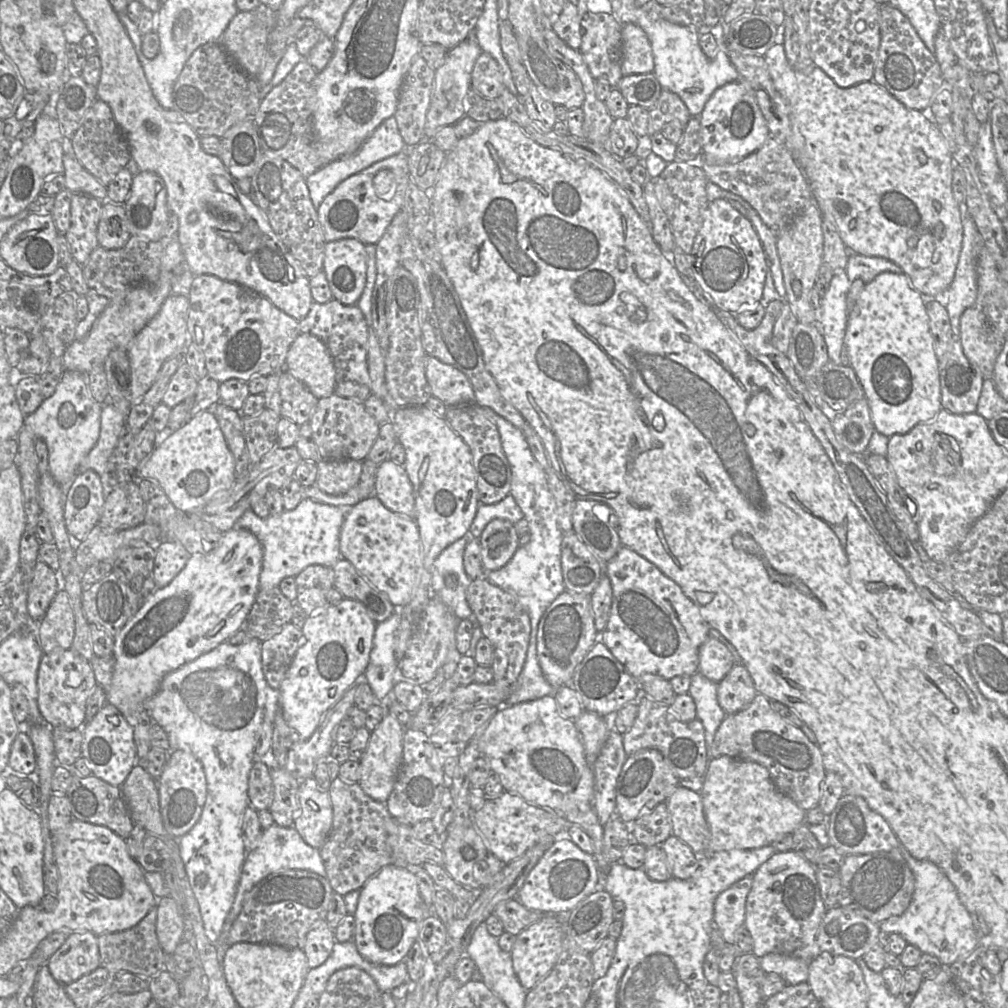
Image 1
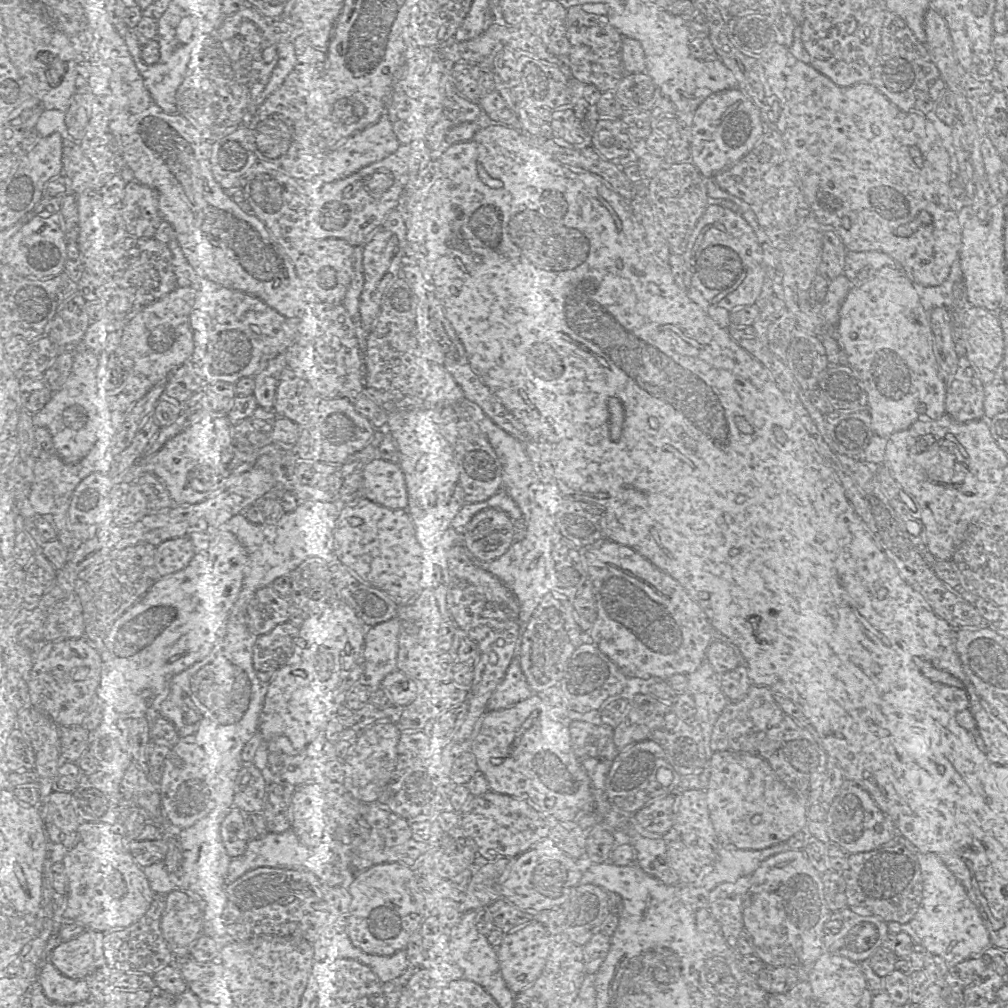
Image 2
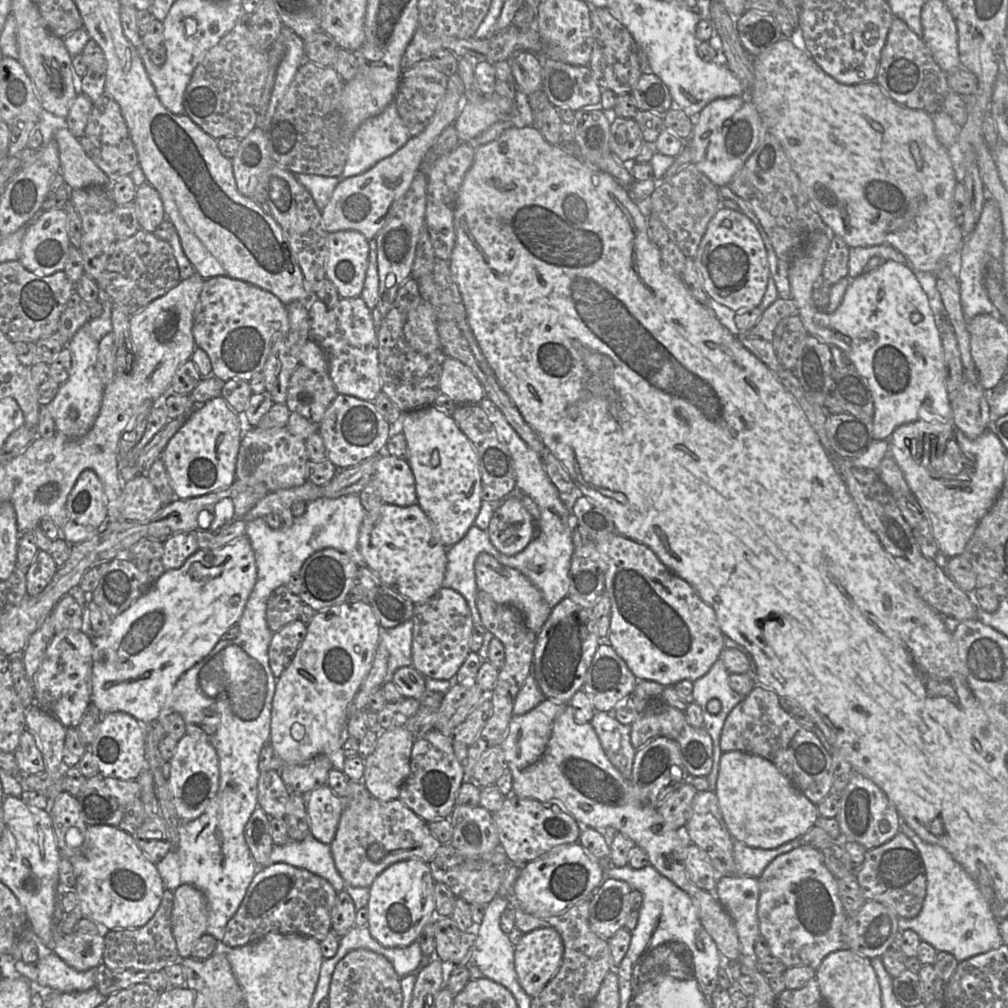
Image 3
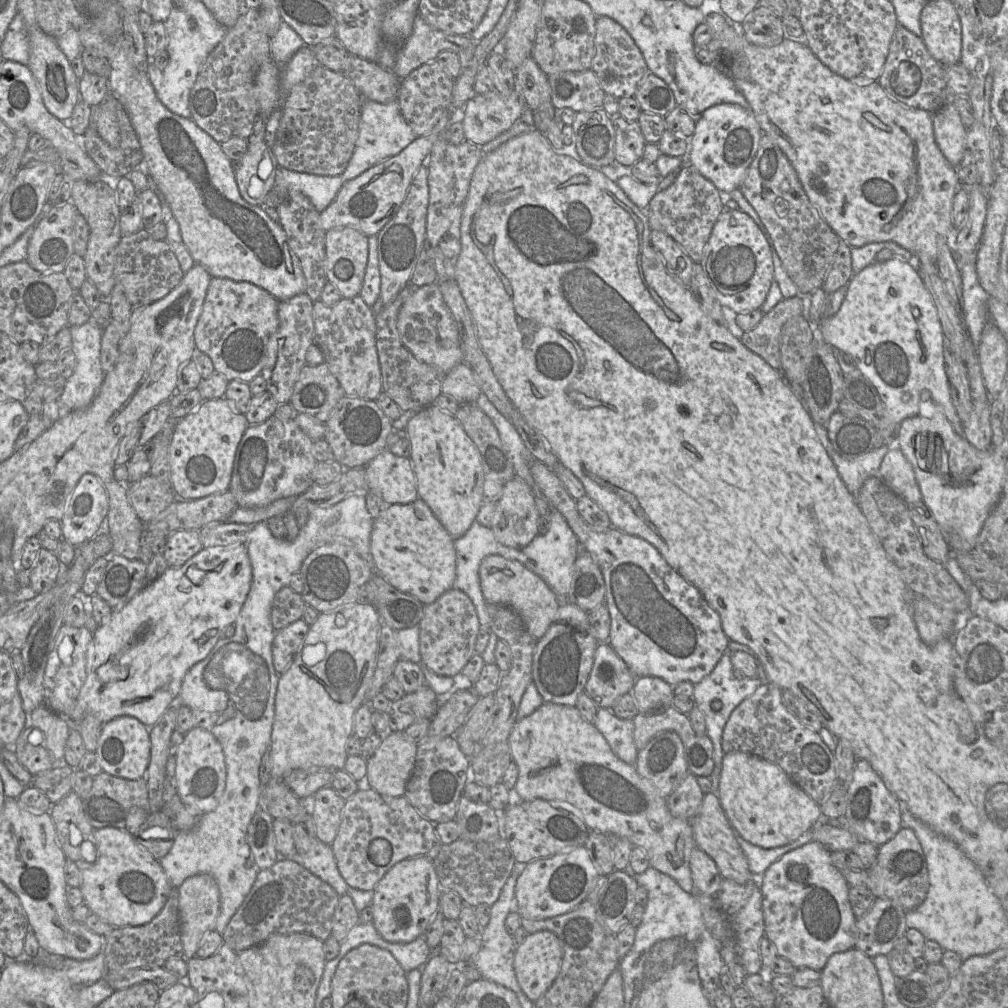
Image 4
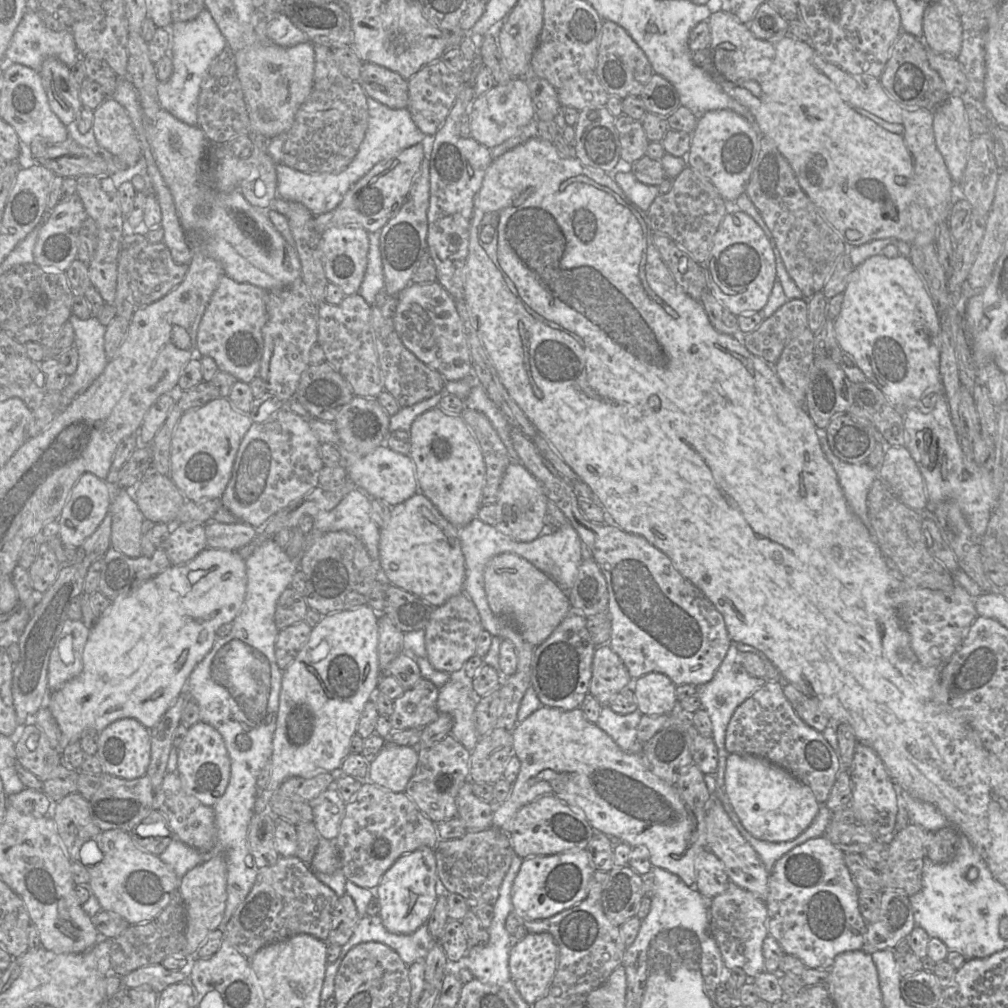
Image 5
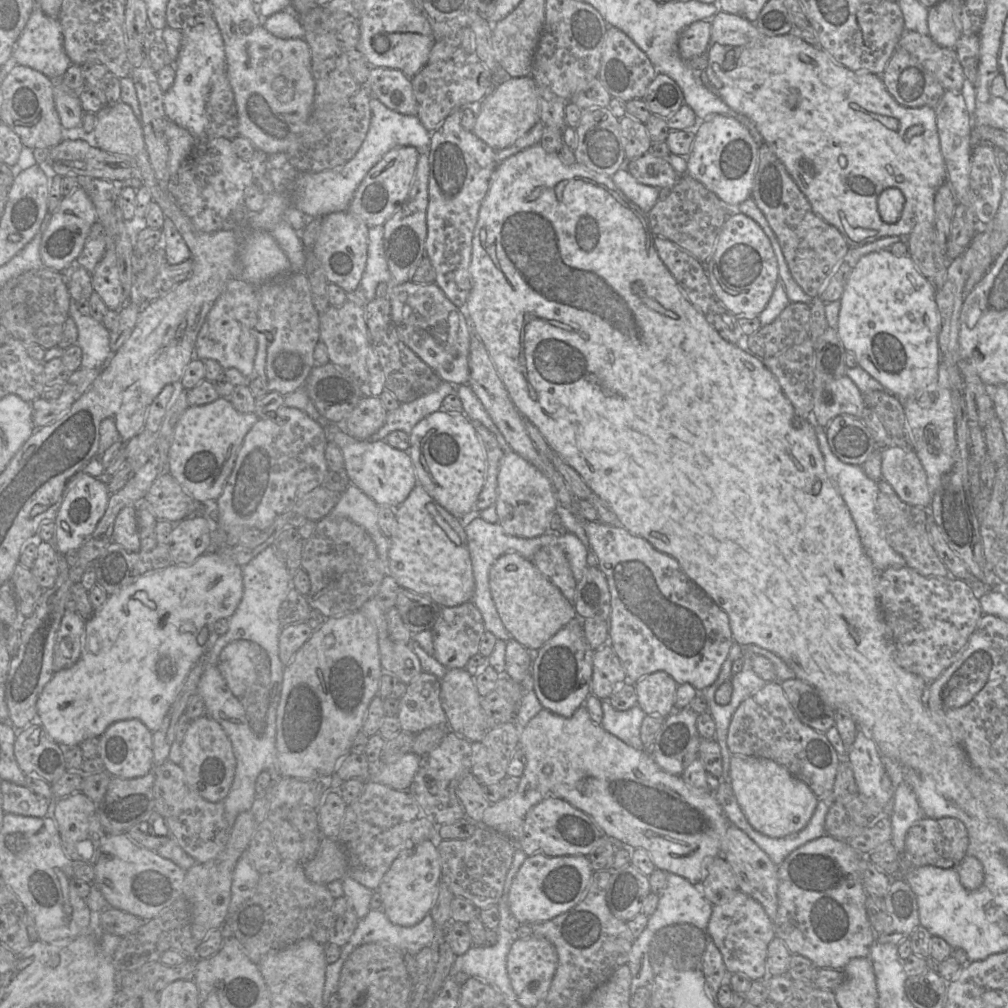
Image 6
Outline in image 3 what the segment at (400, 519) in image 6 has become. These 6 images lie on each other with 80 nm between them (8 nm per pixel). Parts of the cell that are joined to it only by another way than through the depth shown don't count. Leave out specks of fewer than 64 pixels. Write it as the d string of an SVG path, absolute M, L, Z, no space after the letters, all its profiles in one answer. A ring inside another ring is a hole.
M383 503L378 509L367 512L359 530L358 546L366 566L414 604L426 602L443 587L448 548L441 543L436 527L418 504L400 507Z

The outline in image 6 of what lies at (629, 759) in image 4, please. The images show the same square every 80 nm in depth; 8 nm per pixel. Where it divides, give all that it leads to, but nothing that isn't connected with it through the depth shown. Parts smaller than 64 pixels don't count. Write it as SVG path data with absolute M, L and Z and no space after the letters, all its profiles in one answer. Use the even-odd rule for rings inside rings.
M601 700L601 706L603 711L601 726L627 745L644 750L640 737L640 727L646 715L644 711L638 705L619 711L607 700Z

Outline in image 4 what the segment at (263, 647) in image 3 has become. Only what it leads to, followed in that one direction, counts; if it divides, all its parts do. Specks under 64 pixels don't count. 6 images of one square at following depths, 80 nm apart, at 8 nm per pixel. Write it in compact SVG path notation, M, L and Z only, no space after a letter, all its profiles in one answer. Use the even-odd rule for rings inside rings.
M355 493L331 507L316 508L309 512L306 524L300 528L298 536L292 542L275 538L266 522L253 525L246 541L252 567L252 583L243 607L234 622L235 633L232 637L218 640L208 656L192 666L183 678L179 698L192 710L195 726L210 731L221 744L227 771L226 785L216 808L200 816L198 823L192 829L177 830L171 849L158 861L174 888L179 888L186 878L197 874L209 874L215 879L220 892L220 911L215 930L221 935L250 892L260 870L247 843L247 829L253 815L259 809L262 787L259 780L259 766L263 754L270 746L275 696L280 677L273 666L272 657L272 642L276 631L272 626L270 614L275 594L289 585L292 575L300 571L303 561L310 552L333 541L352 542L370 569L377 572L370 549L373 521L366 507L364 493Z

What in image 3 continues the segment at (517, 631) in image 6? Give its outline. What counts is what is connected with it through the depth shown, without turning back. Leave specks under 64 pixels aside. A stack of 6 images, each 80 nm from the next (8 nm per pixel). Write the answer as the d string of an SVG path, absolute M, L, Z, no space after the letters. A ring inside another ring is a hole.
M481 552L477 556L474 570L478 590L490 594L497 603L507 604L517 608L521 612L526 626L534 633L539 633L549 617L552 608L545 601L541 592L525 575L514 568L502 565L486 552Z

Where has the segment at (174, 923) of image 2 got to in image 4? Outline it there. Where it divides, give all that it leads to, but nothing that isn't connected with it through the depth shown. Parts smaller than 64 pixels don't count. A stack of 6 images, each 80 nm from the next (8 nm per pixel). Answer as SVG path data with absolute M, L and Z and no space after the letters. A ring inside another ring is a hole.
M209 874L186 878L178 891L183 956L188 960L196 956L205 935L215 930L220 892L215 879Z

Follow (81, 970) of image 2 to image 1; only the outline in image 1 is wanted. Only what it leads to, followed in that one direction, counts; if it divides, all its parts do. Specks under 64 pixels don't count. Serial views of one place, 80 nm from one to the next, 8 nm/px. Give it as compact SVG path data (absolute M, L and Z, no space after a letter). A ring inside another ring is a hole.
M73 932L46 963L52 977L66 985L77 981L100 966L97 936Z

